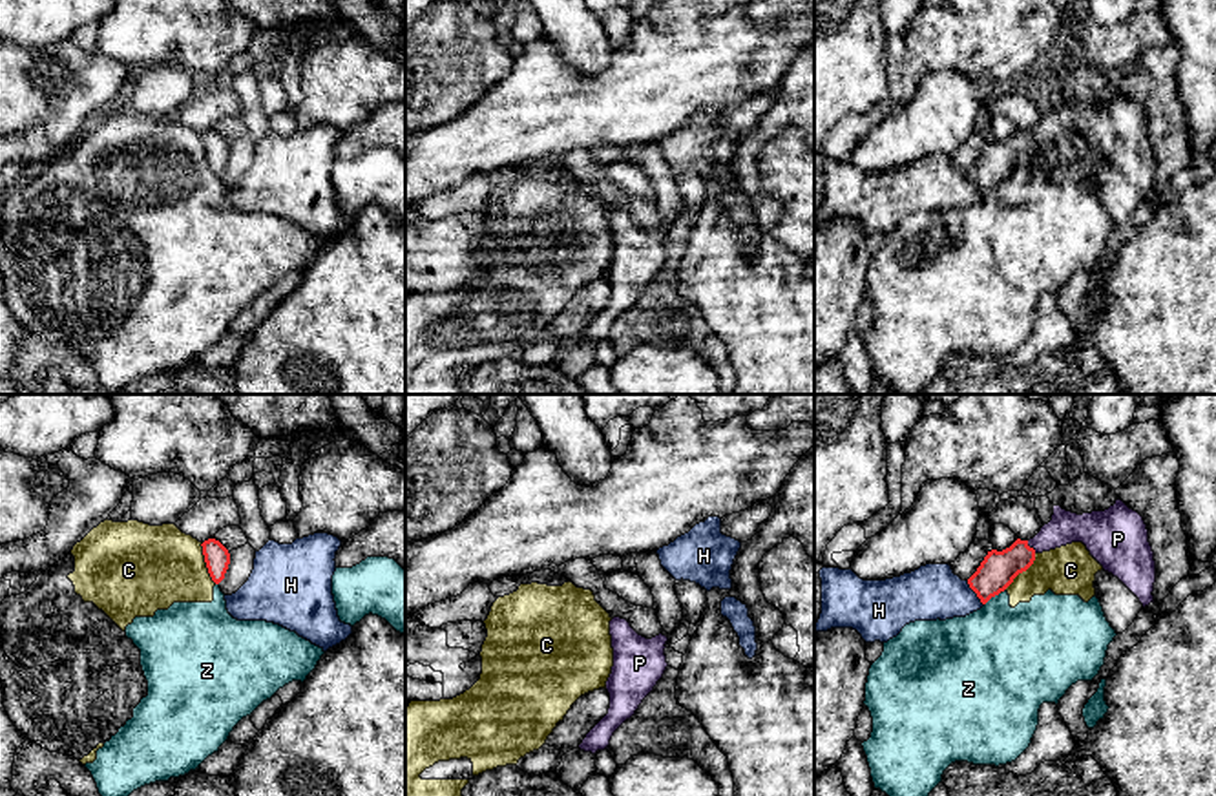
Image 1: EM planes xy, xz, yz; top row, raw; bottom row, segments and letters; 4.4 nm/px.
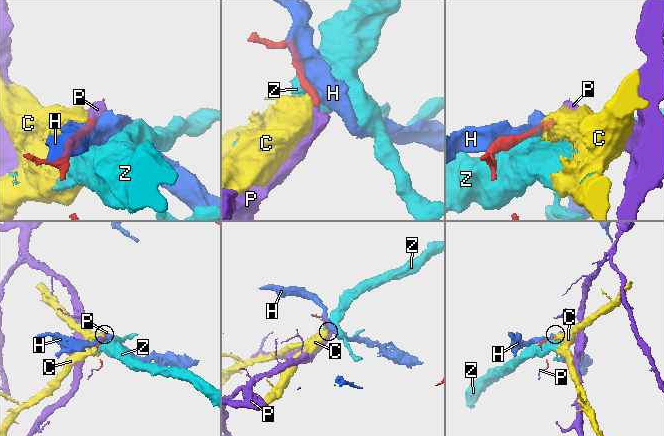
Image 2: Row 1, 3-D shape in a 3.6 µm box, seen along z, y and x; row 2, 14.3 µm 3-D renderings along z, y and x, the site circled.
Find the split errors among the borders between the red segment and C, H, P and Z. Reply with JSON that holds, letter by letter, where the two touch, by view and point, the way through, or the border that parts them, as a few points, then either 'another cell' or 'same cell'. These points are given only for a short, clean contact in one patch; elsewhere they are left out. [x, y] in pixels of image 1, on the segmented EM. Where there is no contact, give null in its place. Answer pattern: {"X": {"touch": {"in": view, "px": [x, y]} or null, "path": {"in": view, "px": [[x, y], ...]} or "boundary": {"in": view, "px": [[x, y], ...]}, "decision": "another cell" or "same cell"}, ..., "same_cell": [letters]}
{"C": {"touch": {"in": "xy", "px": [205, 561]}, "boundary": {"in": "xy", "px": [[201, 543], [207, 572], [216, 583]]}, "decision": "another cell"}, "H": {"touch": {"in": "yz", "px": [975, 592]}, "decision": "another cell"}, "P": {"touch": {"in": "yz", "px": [1028, 546]}, "decision": "same cell"}, "Z": {"touch": {"in": "yz", "px": [992, 596]}, "decision": "another cell"}, "same_cell": ["P"]}

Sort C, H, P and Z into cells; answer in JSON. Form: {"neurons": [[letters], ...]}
{"neurons": [["C", "Z"], ["H"], ["P"]]}

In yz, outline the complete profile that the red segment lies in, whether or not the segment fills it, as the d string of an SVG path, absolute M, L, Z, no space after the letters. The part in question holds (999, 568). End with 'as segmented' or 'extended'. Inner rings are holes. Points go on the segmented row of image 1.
M1119 498L1105 511L1083 515L1054 506L1052 520L1033 539L1017 539L1002 551L988 551L968 584L986 604L1026 571L1037 553L1072 542L1083 542L1103 570L1117 577L1143 608L1154 602L1156 560L1148 529L1143 517Z; extended

